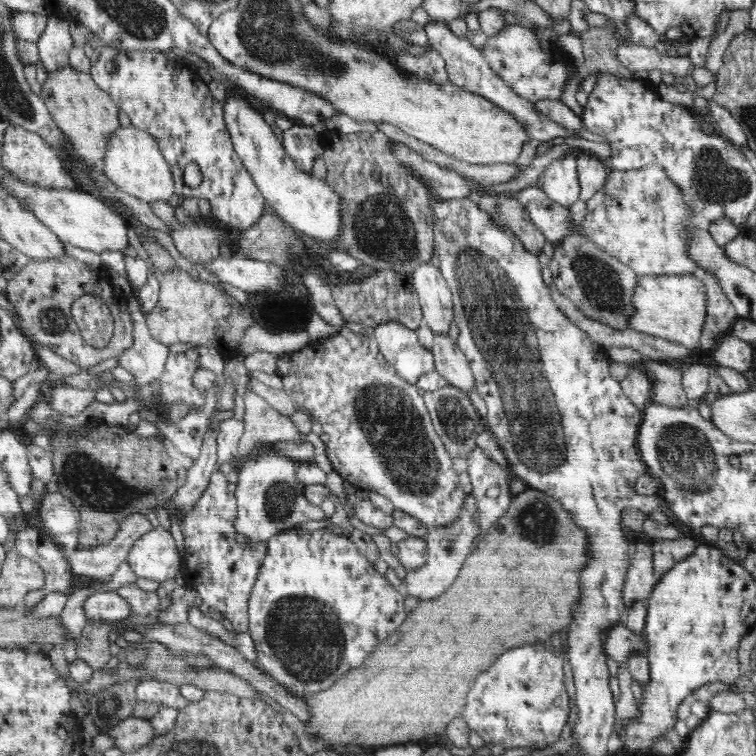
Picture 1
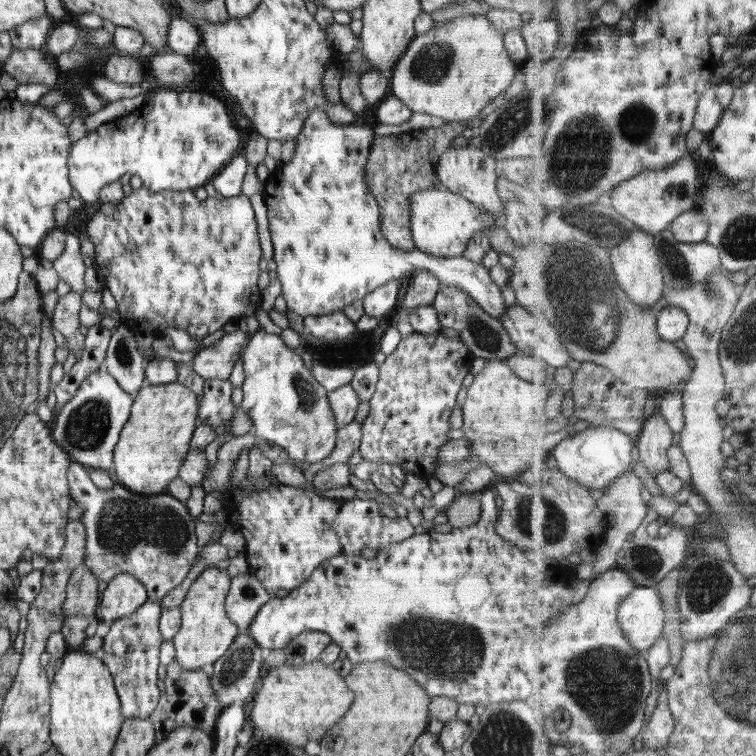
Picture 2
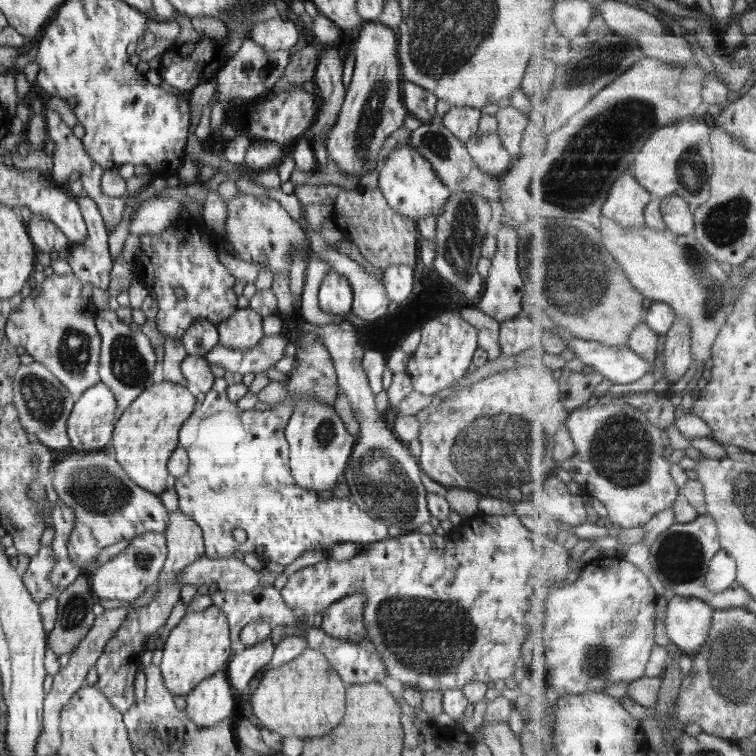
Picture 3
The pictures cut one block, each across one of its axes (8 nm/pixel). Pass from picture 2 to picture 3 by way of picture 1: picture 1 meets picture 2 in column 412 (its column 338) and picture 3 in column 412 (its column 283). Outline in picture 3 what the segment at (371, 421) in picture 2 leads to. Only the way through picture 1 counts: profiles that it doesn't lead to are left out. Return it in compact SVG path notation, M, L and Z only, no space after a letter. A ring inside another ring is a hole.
M458 310L444 312L438 318L426 322L422 326L422 342L410 355L407 364L406 372L411 378L413 390L436 396L438 391L458 382L467 374L478 347L478 330L470 326Z

